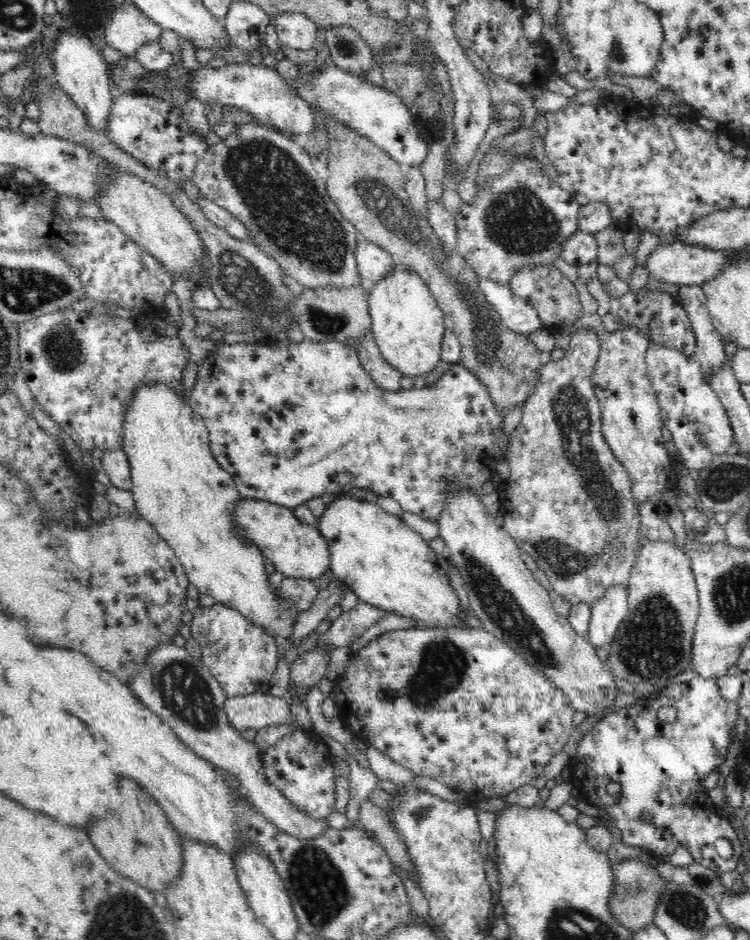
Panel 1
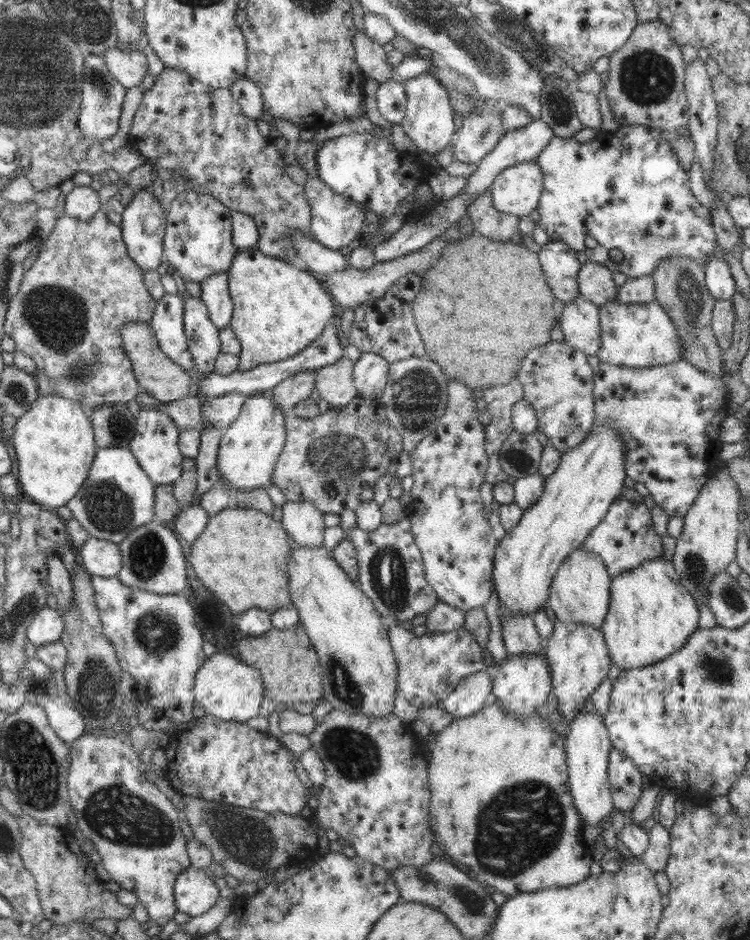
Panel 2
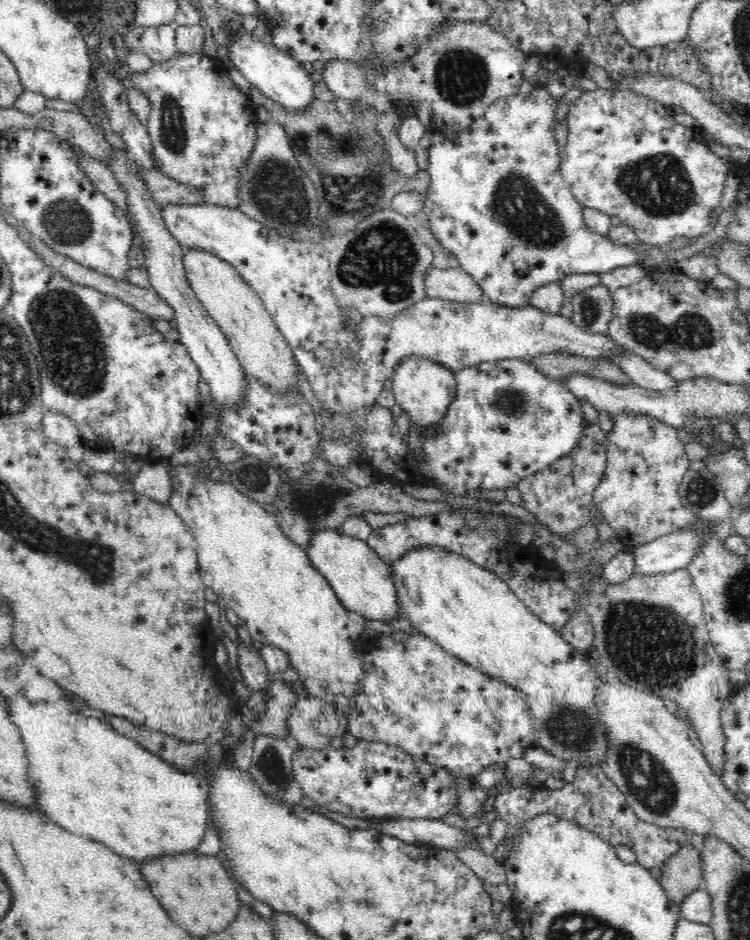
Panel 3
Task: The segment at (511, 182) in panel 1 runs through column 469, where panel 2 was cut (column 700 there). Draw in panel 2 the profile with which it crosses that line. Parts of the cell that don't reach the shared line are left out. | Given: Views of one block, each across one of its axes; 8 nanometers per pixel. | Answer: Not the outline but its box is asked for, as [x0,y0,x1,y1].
[536,124,715,278]

